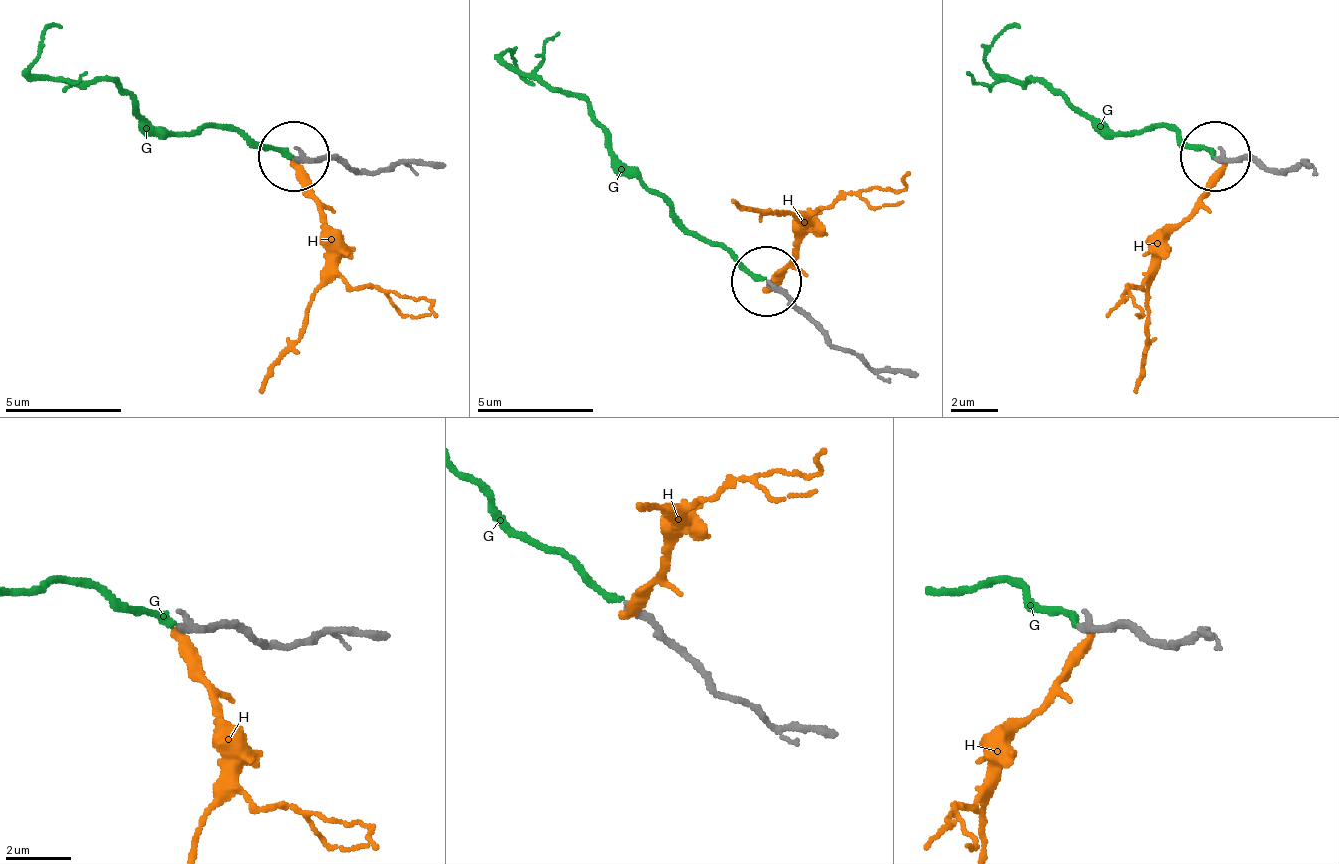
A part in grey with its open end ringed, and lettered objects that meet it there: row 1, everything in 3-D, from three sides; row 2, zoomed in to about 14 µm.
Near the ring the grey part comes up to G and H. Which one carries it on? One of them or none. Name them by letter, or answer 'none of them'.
G

